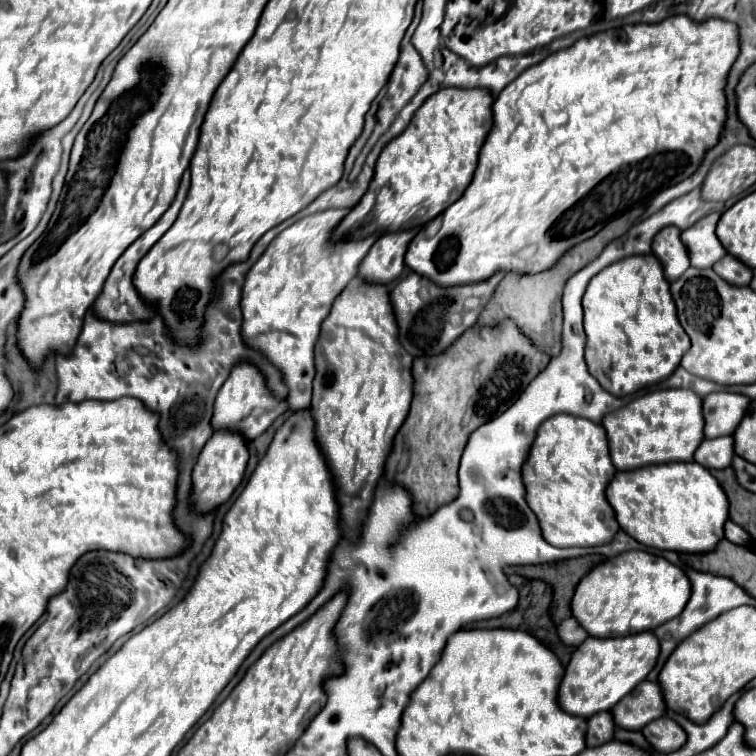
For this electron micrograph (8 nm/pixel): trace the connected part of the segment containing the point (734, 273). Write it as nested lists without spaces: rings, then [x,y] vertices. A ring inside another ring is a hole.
[[[731,254],[723,256],[723,260],[719,260],[713,270],[723,278],[727,280],[729,284],[733,286],[749,286],[751,282],[751,274],[753,270],[749,266],[745,266],[743,262],[739,262],[737,258],[733,258]]]

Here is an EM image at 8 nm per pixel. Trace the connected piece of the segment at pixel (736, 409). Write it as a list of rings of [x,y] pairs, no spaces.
[[[711,392],[703,398],[703,418],[705,438],[717,438],[723,434],[731,436],[731,430],[739,424],[739,418],[747,412],[749,398],[731,392]]]

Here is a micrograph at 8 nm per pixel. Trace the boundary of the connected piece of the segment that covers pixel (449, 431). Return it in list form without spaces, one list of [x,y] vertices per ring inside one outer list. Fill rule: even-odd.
[[[513,320],[511,324],[495,328],[471,328],[445,352],[415,358],[415,396],[393,440],[385,476],[411,490],[417,514],[427,516],[457,498],[457,468],[469,434],[503,414],[547,364],[549,356],[541,352]]]

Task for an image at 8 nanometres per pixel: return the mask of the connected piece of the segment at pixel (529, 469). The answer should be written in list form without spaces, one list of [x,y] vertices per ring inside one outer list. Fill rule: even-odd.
[[[555,414],[555,416],[547,418],[537,430],[531,452],[527,454],[527,460],[525,460],[521,472],[523,472],[525,500],[539,520],[541,536],[551,546],[555,546],[555,548],[601,546],[601,544],[607,544],[615,536],[615,532],[619,532],[615,512],[605,498],[605,488],[617,470],[611,462],[605,430],[601,424],[595,424],[587,418],[571,416],[571,414]]]

